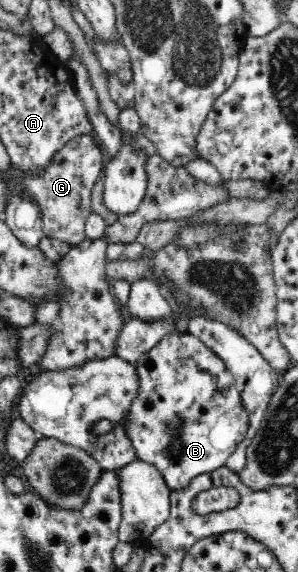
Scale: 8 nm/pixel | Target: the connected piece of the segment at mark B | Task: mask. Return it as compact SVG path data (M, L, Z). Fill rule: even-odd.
M189 332L164 334L151 350L144 352L135 363L136 393L128 404L125 418L118 422L132 442L137 458L152 464L169 489L185 490L191 480L225 466L227 458L245 438L249 428L249 411L243 405L233 373L225 361L209 349L202 339Z

